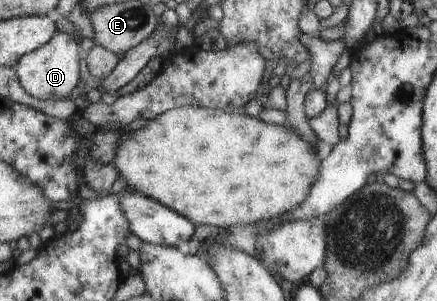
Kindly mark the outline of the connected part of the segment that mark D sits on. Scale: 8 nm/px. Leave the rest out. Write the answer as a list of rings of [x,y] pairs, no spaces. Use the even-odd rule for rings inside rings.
[[[60,32],[43,46],[20,58],[16,69],[25,90],[41,100],[67,99],[81,80],[82,49],[69,34]]]

